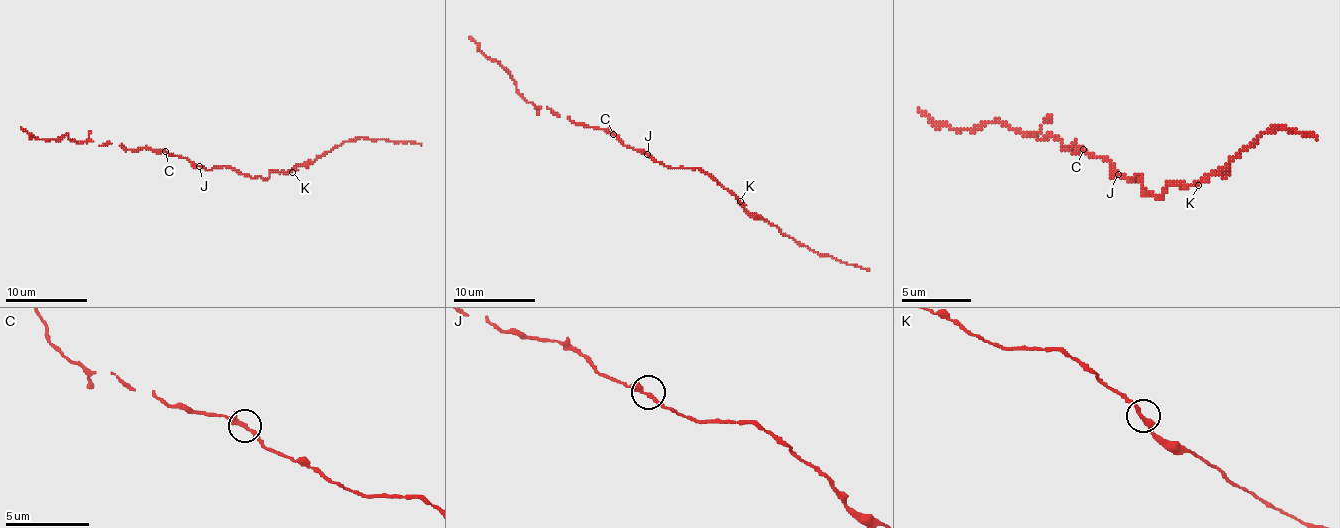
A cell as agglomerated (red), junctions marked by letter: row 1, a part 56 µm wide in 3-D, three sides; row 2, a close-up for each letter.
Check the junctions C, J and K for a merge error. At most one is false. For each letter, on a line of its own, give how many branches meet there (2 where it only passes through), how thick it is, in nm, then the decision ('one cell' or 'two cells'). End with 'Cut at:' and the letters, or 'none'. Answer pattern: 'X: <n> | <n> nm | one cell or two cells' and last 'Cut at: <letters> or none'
C: 2 | 280 nm | one cell
J: 2 | 280 nm | one cell
K: 2 | 260 nm | one cell
Cut at: none

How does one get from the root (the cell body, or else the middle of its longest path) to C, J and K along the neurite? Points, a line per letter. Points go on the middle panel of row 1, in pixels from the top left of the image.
C: (662, 164), (625, 145), (613, 133)
J: (662, 164), (647, 154)
K: (662, 164), (672, 168), (697, 168), (713, 176), (740, 201)

